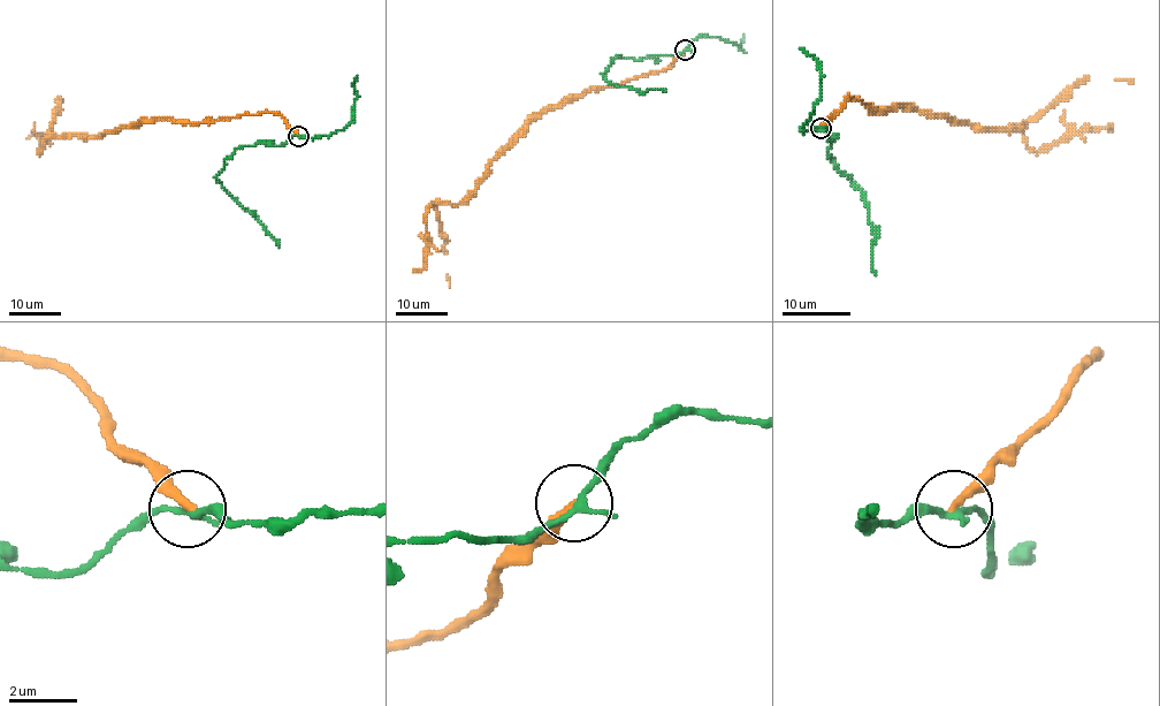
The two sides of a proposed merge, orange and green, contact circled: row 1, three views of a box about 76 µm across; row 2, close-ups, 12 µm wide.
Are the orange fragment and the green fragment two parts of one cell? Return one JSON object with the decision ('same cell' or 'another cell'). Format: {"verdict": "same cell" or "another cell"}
{"verdict": "another cell"}

